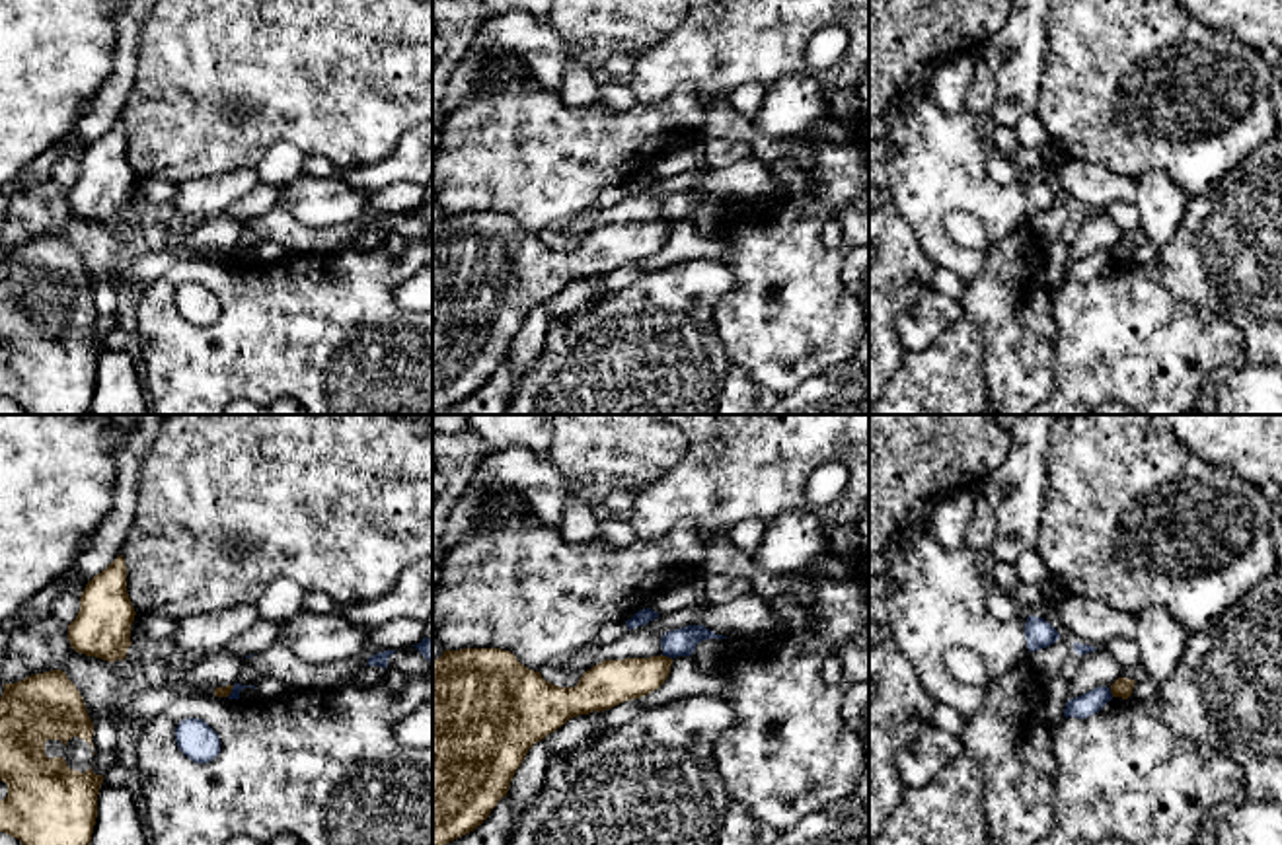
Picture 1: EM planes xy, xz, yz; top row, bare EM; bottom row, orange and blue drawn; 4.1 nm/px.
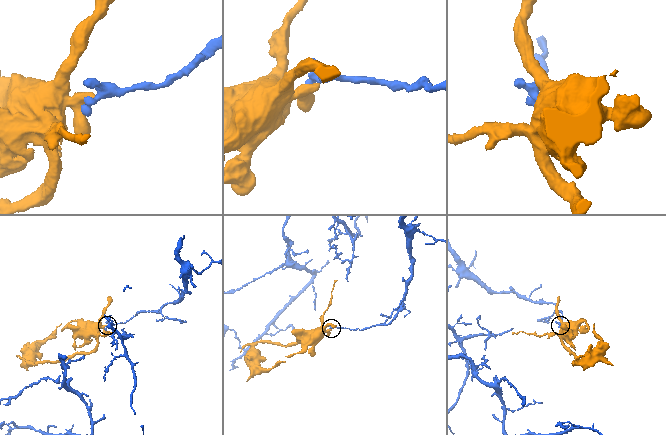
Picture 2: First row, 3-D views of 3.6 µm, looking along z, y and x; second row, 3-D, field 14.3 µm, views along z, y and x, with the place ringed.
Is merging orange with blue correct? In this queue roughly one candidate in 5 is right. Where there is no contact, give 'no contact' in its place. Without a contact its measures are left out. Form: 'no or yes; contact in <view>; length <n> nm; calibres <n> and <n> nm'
no; contact in xz; length 50 nm; calibres 190 and 110 nm

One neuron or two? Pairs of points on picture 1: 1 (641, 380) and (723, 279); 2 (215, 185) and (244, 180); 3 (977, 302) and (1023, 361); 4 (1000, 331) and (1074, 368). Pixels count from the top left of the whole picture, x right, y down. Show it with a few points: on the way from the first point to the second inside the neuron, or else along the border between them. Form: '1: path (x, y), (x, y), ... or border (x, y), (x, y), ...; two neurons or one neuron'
1: path (649, 355), (651, 347), (698, 300); one neuron
2: path (223, 185), (236, 183); one neuron
3: path (990, 316), (1014, 347); one neuron
4: border (1053, 341), (1053, 390), (1049, 394); two neurons

